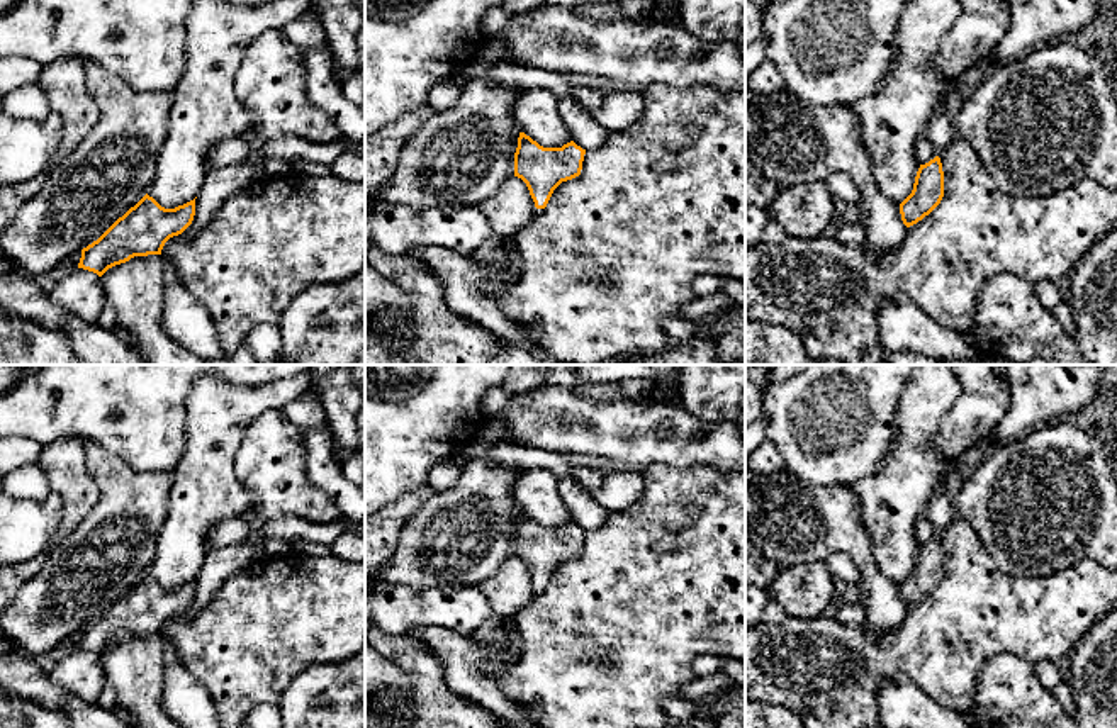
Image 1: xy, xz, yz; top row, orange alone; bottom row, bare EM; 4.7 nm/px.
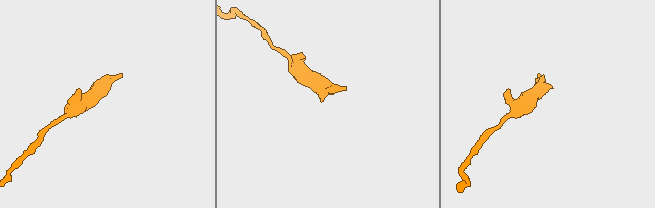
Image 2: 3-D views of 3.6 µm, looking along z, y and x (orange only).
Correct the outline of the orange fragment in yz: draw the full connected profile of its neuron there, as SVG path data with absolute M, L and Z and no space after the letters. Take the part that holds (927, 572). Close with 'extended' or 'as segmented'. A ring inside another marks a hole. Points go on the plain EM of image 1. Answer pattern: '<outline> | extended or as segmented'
M935 536L920 545L912 574L900 584L901 601L907 608L929 596L944 577L944 552L940 538Z | as segmented

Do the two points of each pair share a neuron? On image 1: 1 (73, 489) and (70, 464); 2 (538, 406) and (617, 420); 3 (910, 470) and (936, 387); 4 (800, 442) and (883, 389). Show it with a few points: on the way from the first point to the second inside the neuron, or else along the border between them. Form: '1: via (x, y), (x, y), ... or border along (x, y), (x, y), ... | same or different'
1: via (73, 482), (70, 470) | same
2: via (557, 414), (567, 420), (598, 420) | same
3: via (910, 450), (920, 408) | same
4: via (820, 421), (829, 421), (863, 389) | same

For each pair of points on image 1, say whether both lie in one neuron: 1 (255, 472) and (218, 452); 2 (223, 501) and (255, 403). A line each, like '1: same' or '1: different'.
1: different
2: same

